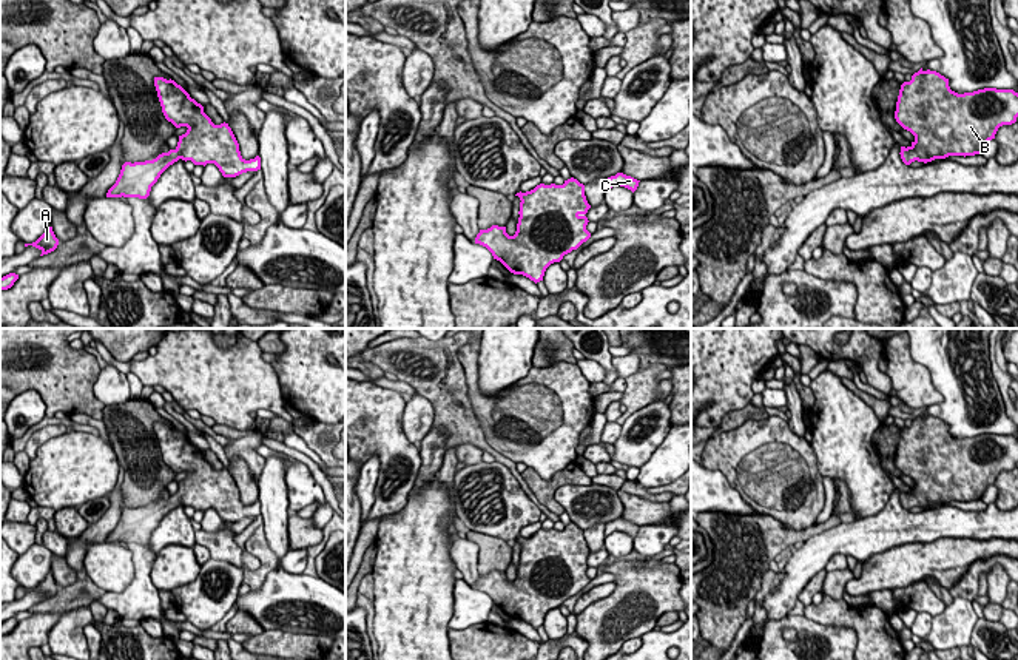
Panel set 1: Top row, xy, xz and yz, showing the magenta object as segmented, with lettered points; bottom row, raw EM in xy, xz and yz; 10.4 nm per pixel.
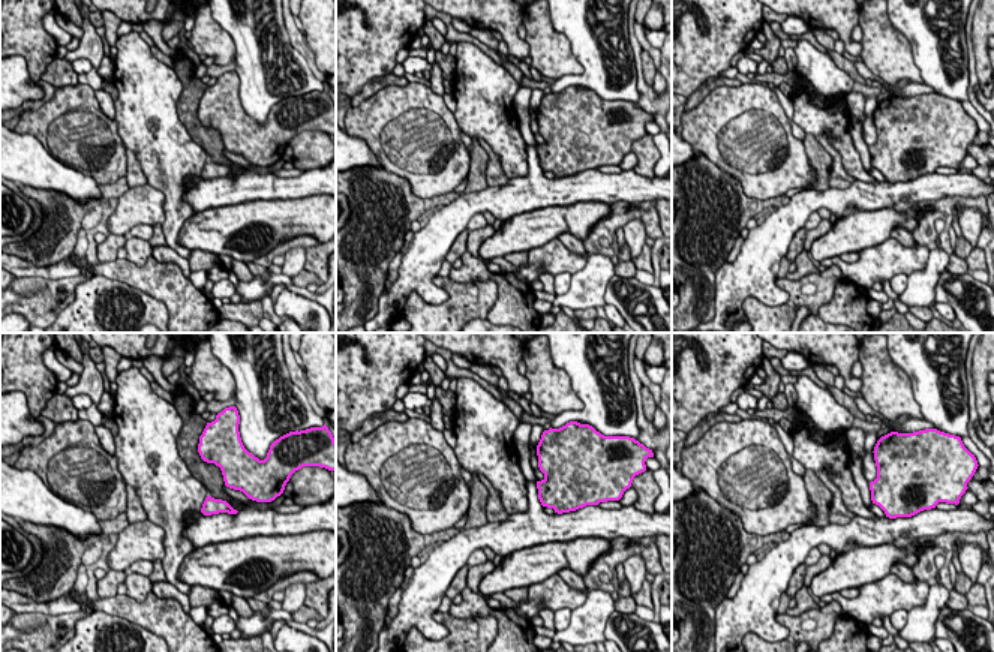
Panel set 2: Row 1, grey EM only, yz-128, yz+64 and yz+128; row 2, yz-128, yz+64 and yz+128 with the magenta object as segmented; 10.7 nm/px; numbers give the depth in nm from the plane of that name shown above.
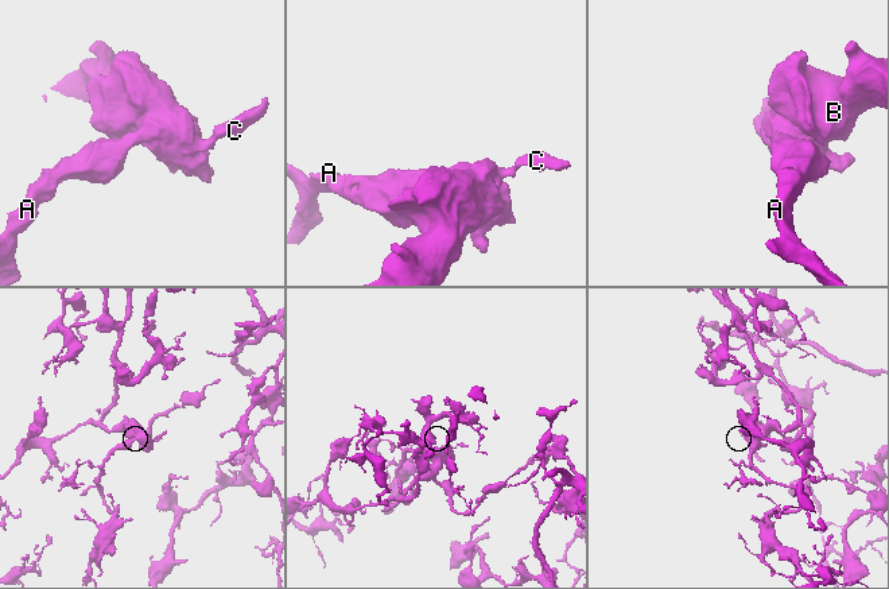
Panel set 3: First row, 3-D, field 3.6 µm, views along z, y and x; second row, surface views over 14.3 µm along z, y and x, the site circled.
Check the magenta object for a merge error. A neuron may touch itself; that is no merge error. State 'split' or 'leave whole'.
leave whole

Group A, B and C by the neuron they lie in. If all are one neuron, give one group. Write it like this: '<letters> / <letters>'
A B C

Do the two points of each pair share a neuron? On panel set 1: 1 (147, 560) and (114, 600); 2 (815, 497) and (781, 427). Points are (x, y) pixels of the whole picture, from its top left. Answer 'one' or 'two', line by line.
1: one
2: one

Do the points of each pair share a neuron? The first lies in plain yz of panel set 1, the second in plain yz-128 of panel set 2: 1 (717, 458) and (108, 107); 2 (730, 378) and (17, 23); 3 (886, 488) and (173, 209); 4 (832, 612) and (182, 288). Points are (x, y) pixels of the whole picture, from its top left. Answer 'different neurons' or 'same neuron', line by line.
1: different neurons
2: same neuron
3: same neuron
4: same neuron

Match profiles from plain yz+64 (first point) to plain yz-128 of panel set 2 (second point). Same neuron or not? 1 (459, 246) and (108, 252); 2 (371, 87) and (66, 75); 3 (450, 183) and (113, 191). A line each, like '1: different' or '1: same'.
1: same
2: same
3: different

